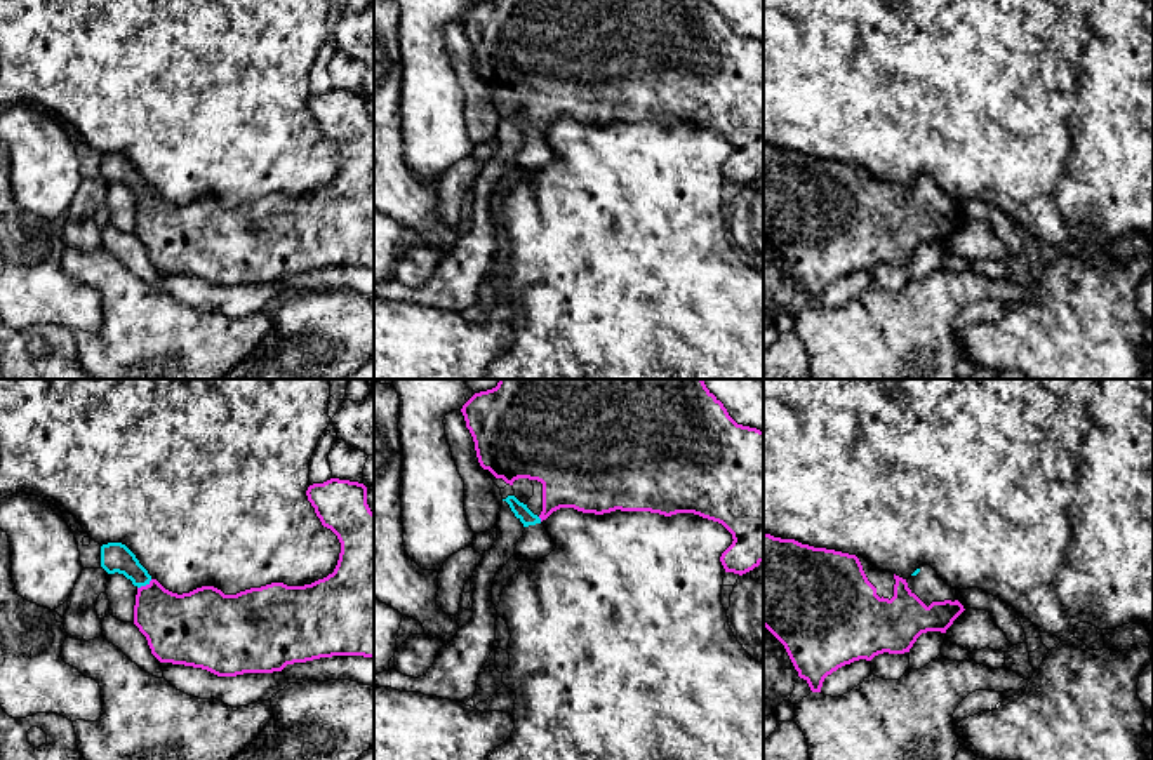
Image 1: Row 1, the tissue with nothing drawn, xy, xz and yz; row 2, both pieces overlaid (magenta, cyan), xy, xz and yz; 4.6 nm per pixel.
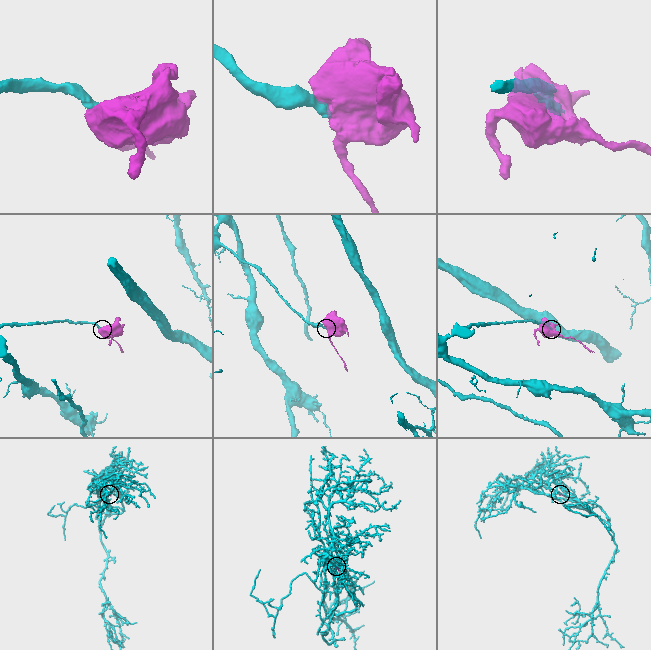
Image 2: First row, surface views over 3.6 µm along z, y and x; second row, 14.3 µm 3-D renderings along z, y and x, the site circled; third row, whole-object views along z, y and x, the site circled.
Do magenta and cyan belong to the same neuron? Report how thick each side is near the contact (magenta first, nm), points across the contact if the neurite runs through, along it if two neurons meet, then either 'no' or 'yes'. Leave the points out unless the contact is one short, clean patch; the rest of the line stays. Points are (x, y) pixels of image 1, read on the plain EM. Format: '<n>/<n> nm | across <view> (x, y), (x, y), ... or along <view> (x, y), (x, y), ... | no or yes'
300/140 nm | across xy (178, 239), (153, 214), (146, 195), (115, 167) | yes

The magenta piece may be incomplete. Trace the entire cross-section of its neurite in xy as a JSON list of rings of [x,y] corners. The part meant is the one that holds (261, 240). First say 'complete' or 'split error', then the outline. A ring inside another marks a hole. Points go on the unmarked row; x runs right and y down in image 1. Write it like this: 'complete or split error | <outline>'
split error | [[[330,89],[310,96],[306,106],[322,136],[337,146],[341,163],[332,184],[304,197],[271,193],[237,205],[202,197],[177,205],[153,190],[125,155],[101,157],[101,177],[108,184],[123,184],[137,198],[134,235],[160,273],[237,287],[282,282],[287,275],[332,266],[374,270],[374,123],[367,115],[367,97]]]

